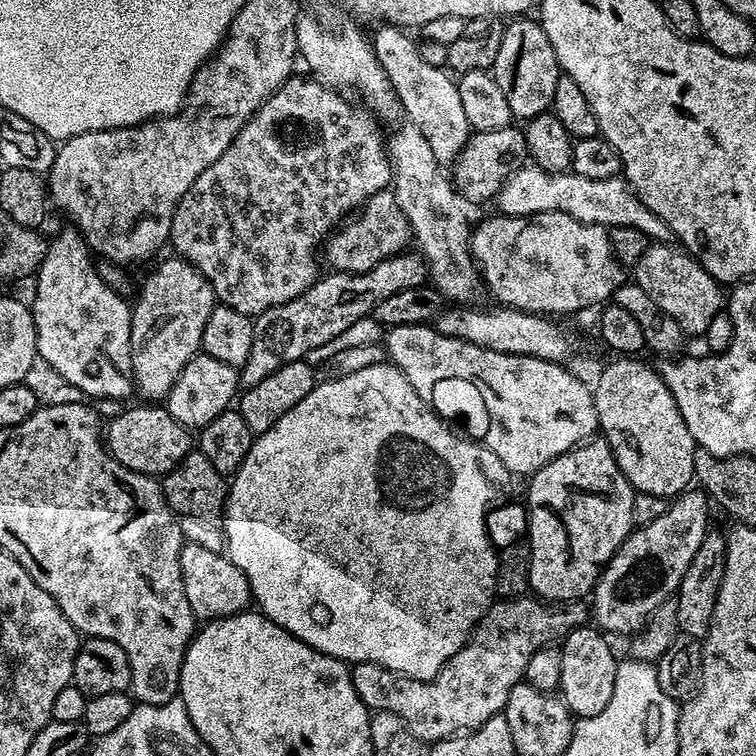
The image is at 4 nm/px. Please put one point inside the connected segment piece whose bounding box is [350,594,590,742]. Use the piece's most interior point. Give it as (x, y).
(474, 685)

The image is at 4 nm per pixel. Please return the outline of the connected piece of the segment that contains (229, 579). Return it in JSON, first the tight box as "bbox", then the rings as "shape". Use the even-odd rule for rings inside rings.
{"bbox":[180,543,253,622],"shape":[[[185,543],[180,552],[180,565],[182,566],[182,582],[186,586],[186,602],[190,602],[190,610],[195,614],[197,621],[207,622],[210,620],[220,620],[223,616],[233,616],[245,611],[253,603],[250,582],[238,566],[228,559],[224,552],[206,550],[197,544]]]}

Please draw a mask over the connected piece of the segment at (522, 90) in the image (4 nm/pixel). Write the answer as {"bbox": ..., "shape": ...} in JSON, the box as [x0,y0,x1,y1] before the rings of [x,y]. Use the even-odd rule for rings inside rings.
{"bbox":[490,18,562,122],"shape":[[[516,18],[504,24],[502,42],[498,46],[498,58],[494,58],[490,71],[498,82],[498,90],[506,94],[506,102],[510,106],[513,117],[520,122],[533,120],[538,114],[551,109],[554,86],[558,86],[558,78],[562,74],[560,63],[554,54],[554,46],[550,46],[550,38],[546,38],[546,30],[542,30],[540,21],[536,18]]]}

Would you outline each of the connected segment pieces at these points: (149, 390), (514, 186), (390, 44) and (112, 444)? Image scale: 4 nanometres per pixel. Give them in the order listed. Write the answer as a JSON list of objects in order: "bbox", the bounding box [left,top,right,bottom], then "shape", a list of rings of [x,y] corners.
[{"bbox":[130,258,218,402],"shape":[[[179,258],[164,260],[148,276],[144,289],[139,289],[136,304],[131,305],[132,325],[130,326],[130,346],[132,347],[132,379],[137,393],[144,395],[148,402],[163,401],[178,382],[178,374],[202,348],[202,330],[206,330],[206,318],[210,318],[218,301],[208,279],[188,261]]]},{"bbox":[494,166,673,242],"shape":[[[522,166],[500,186],[500,193],[494,197],[499,211],[506,216],[533,216],[543,212],[561,212],[578,218],[583,224],[602,224],[611,230],[618,226],[634,226],[642,230],[652,242],[668,242],[673,239],[671,230],[654,215],[632,191],[627,180],[620,176],[591,180],[575,172],[547,172],[535,166]]]},{"bbox":[370,24,470,166],"shape":[[[394,24],[377,28],[380,29],[376,37],[371,37],[370,43],[382,70],[386,70],[390,78],[396,97],[400,99],[403,115],[420,131],[422,138],[430,142],[430,150],[434,150],[434,158],[438,158],[441,166],[455,164],[470,135],[457,81],[444,68],[430,66],[430,62],[423,60],[420,44],[412,41],[405,29],[397,28]]]},{"bbox":[106,403,194,478],"shape":[[[141,403],[141,408],[128,408],[125,412],[120,412],[112,421],[106,424],[106,447],[111,456],[122,466],[126,466],[135,472],[143,472],[146,476],[153,478],[163,478],[170,470],[174,470],[186,458],[188,452],[193,451],[194,440],[190,437],[189,429],[181,424],[169,414],[167,407],[153,406],[151,403]]]}]

